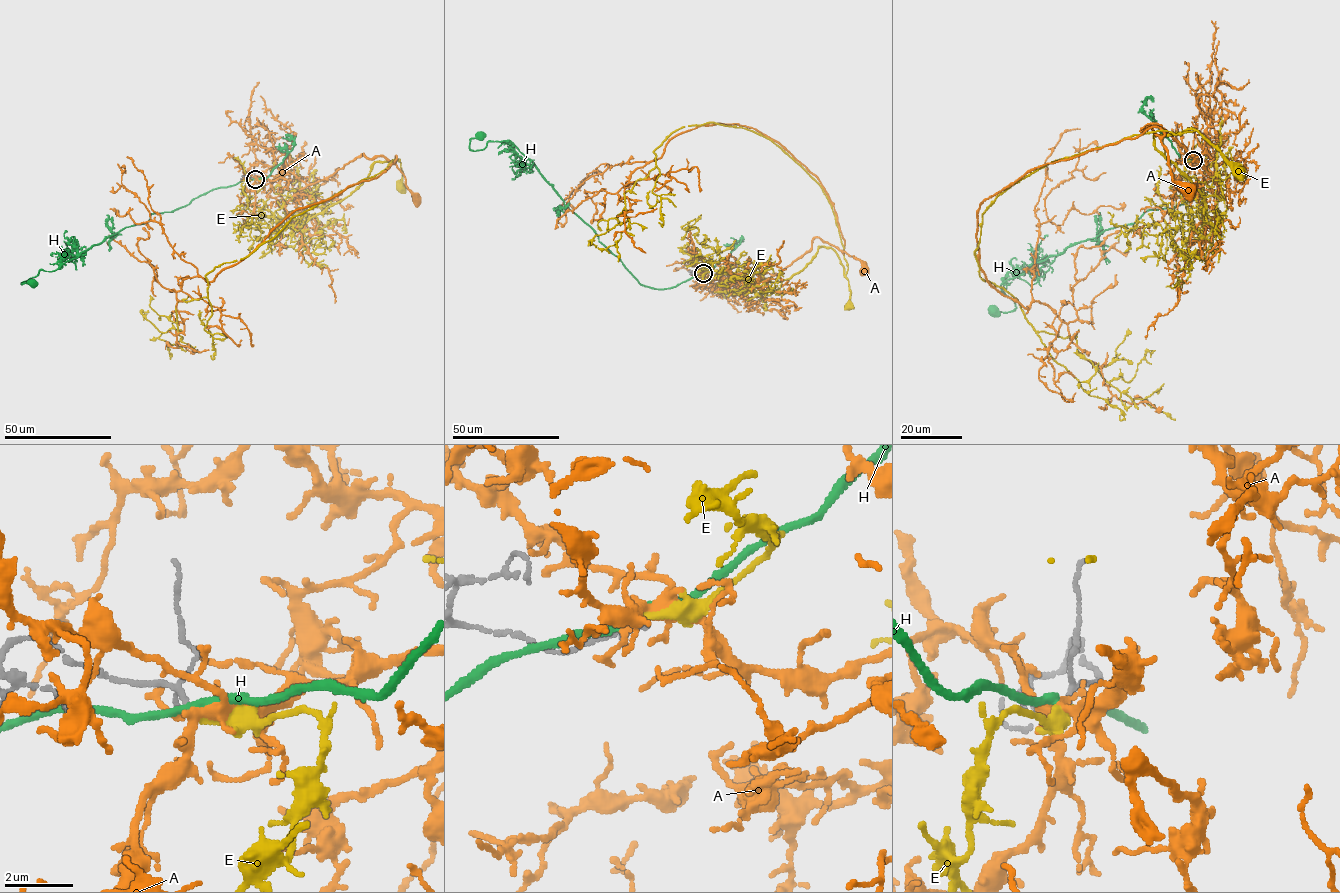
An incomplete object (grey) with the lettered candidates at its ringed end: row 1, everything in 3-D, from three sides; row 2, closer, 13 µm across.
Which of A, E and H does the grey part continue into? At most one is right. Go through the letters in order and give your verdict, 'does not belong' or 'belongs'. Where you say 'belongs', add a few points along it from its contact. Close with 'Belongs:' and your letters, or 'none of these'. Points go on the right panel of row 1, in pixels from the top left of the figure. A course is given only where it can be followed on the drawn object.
A: does not belong
E: belongs | via (1193, 160), (1183, 176), (1190, 226), (1200, 232), (1204, 198), (1155, 146), (1154, 136), (1196, 129), (1241, 172)
H: does not belong
Belongs: E

